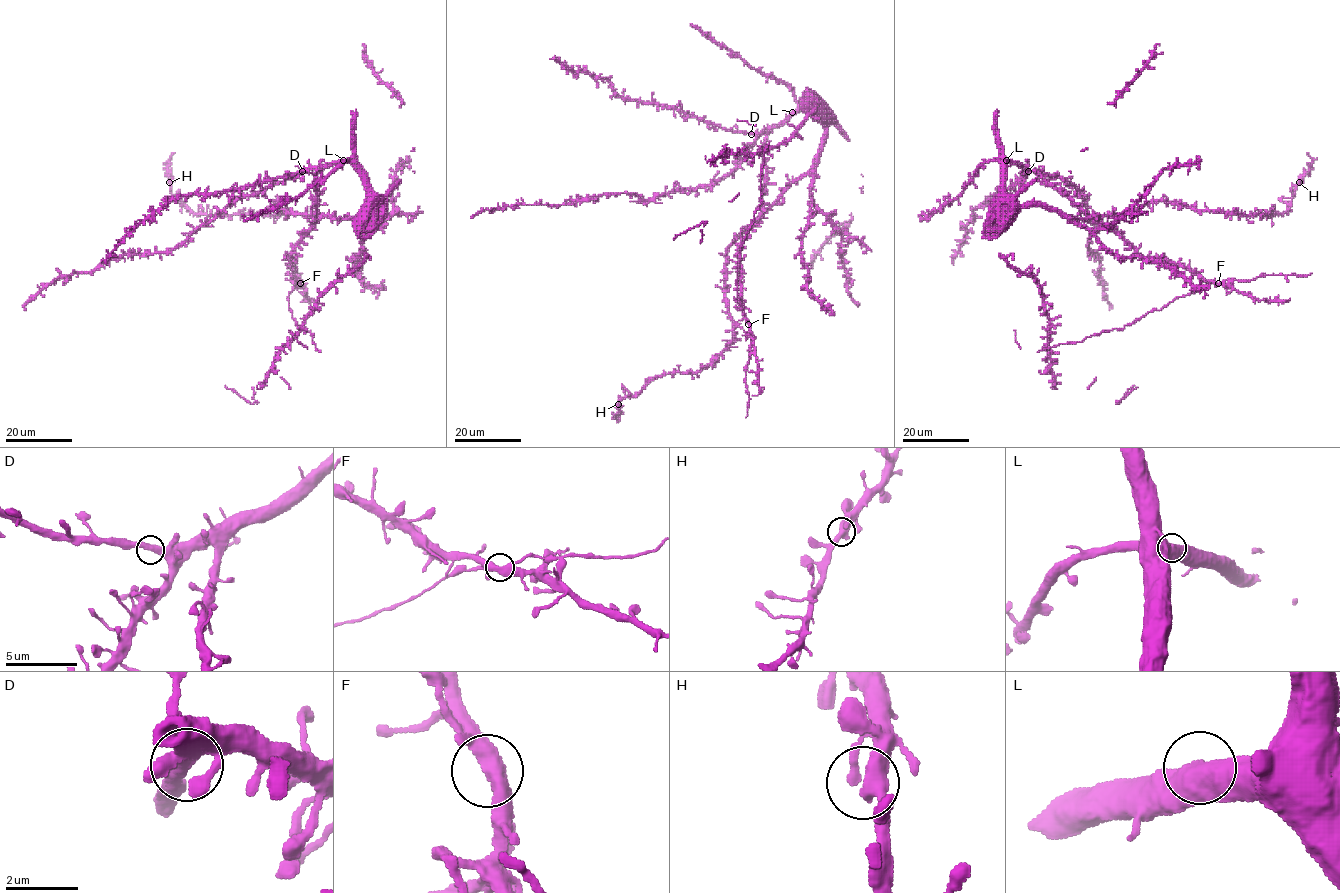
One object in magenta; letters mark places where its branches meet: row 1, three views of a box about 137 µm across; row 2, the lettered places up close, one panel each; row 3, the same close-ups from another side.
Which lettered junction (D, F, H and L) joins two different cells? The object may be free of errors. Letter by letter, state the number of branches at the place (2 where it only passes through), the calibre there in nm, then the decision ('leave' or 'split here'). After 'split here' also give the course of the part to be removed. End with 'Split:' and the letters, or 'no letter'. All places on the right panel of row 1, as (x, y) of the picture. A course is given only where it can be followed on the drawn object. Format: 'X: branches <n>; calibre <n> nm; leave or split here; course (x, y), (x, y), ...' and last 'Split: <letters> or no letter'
D: branches 2; calibre 440 nm; leave
F: branches 2; calibre 500 nm; leave
H: branches 2; calibre 480 nm; leave
L: branches 2; calibre 500 nm; leave
Split: no letter

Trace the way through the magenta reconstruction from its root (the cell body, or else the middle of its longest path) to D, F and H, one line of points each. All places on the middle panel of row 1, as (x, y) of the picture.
D: (794, 114), (751, 134)
F: (794, 114), (775, 125), (767, 136), (763, 153), (765, 188), (762, 215), (740, 244), (740, 305), (748, 324)
H: (794, 114), (823, 114), (824, 145), (819, 160), (728, 248), (732, 342), (699, 370), (655, 376), (618, 404)

